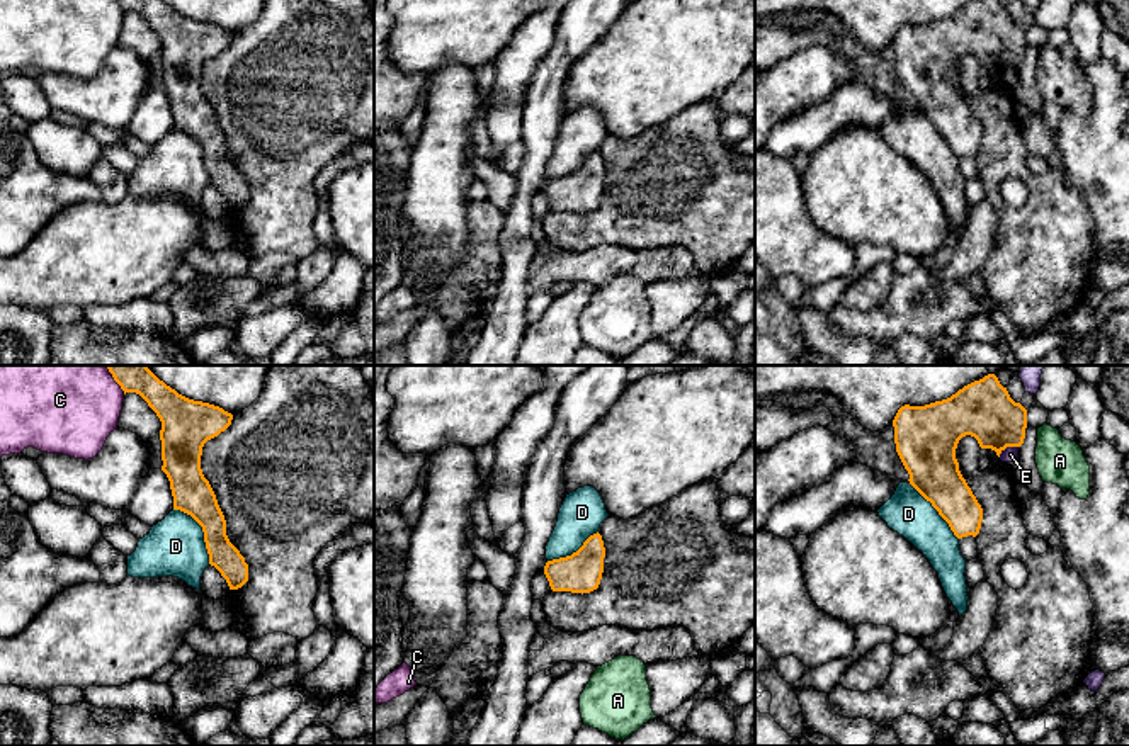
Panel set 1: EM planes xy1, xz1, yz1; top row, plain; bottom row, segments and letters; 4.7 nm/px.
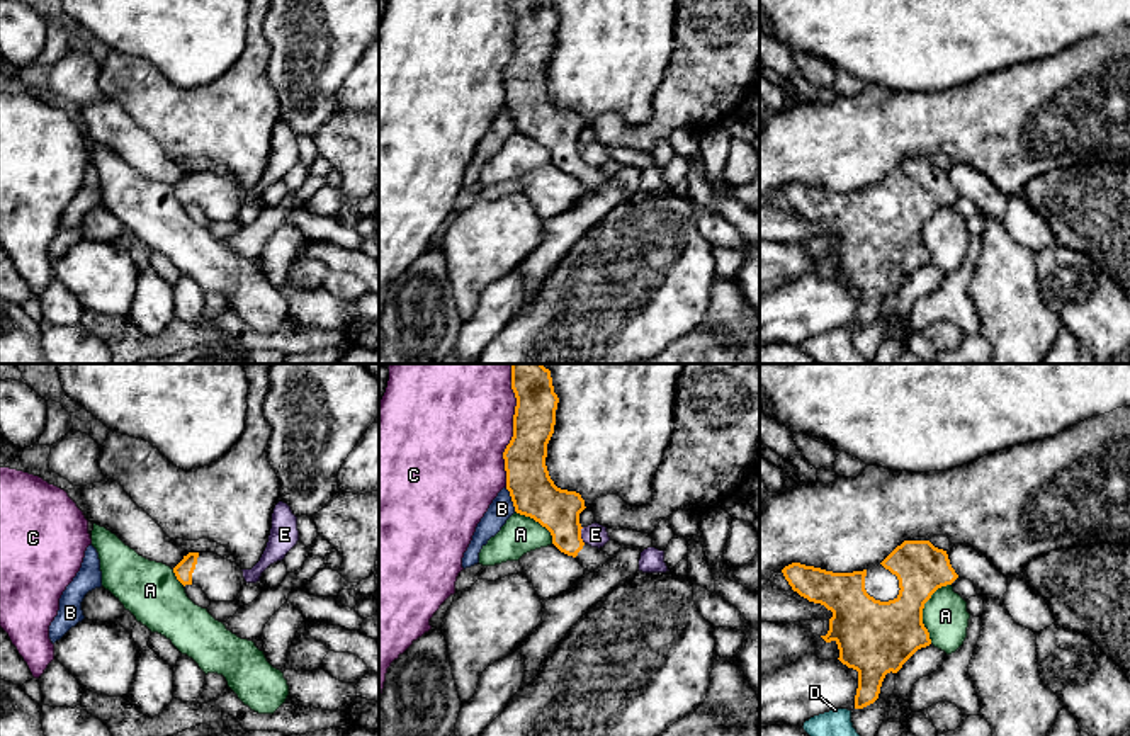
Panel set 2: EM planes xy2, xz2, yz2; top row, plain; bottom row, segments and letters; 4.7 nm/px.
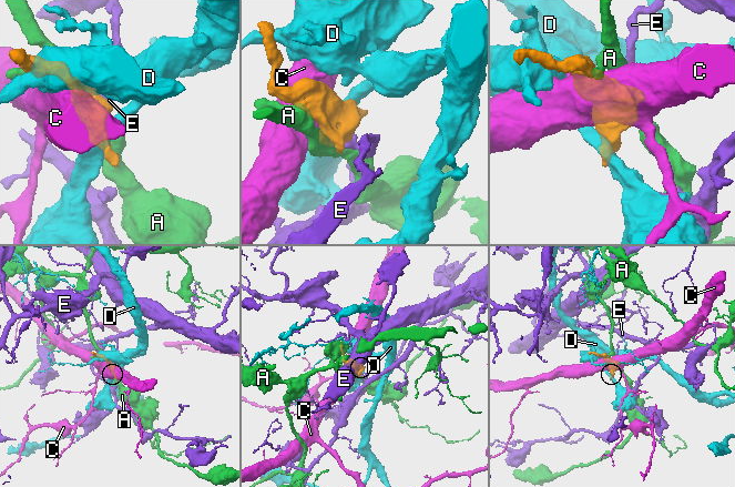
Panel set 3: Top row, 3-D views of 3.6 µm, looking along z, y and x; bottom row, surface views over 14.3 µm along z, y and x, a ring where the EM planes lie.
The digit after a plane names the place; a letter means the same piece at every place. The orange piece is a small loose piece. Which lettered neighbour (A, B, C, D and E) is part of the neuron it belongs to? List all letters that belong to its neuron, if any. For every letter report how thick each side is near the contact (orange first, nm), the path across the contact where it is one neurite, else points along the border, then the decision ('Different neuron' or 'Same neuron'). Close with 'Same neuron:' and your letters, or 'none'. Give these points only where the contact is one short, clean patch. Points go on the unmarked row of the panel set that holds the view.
A: Thickness 340 nm (orange) against 220 nm. Different neuron
B: Thickness 220 nm (orange) against 110 nm. Different neuron
C: Thickness 200 nm (orange) against 460 nm. Different neuron
D: Thickness 190 nm (orange) against 280 nm. Boundary: xy1 (174, 128), (187, 133), (201, 146), (209, 182). Different neuron
E: Thickness 280 nm (orange) against 70 nm. Different neuron
Same neuron: none

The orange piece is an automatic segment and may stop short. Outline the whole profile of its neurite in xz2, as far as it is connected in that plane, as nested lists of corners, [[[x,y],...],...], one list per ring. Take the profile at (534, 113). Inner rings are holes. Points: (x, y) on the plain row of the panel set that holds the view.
[[[511,0],[511,8],[517,17],[513,56],[503,78],[515,131],[545,146],[552,163],[585,189],[598,189],[610,175],[581,158],[585,119],[576,110],[557,107],[545,85],[559,22],[552,0]]]

